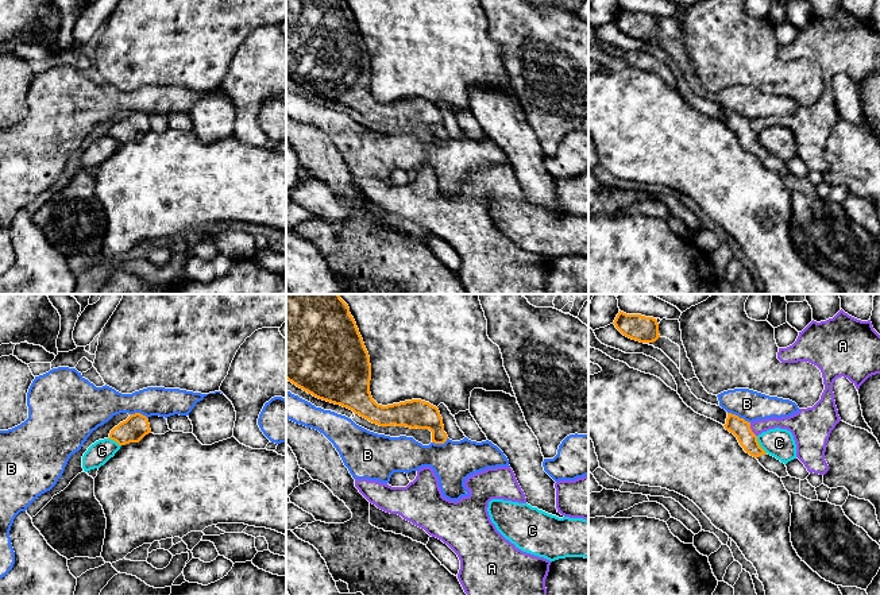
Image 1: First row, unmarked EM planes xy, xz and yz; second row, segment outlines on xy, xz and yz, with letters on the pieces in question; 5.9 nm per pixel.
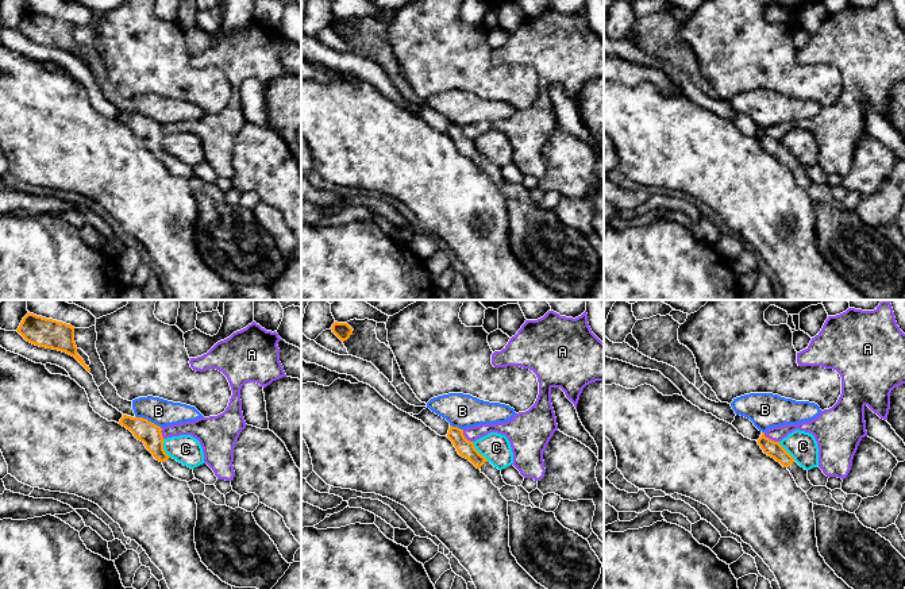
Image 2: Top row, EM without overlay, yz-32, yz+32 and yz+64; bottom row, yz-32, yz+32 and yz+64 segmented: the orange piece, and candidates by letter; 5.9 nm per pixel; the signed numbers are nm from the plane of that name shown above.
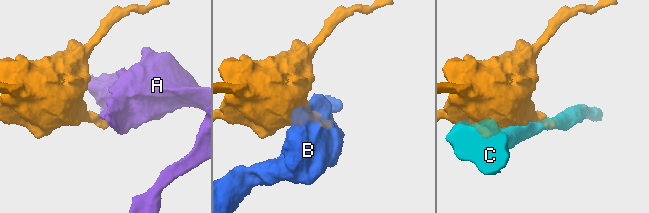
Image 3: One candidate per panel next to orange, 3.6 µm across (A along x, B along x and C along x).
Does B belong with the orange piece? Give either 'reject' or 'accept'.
reject

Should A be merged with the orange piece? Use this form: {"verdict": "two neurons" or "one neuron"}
{"verdict": "two neurons"}

